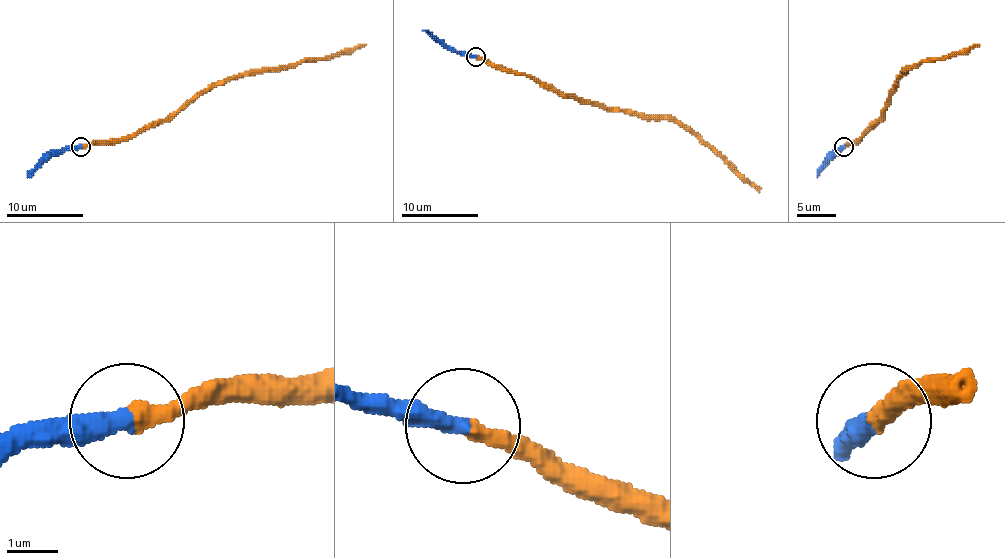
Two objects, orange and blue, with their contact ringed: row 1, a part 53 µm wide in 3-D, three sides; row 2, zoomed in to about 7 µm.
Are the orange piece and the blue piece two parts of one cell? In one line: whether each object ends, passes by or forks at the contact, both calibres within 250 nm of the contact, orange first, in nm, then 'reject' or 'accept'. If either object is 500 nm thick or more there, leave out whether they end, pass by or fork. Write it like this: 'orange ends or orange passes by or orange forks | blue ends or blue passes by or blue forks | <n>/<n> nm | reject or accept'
orange ends | blue ends | 360/400 nm | reject

